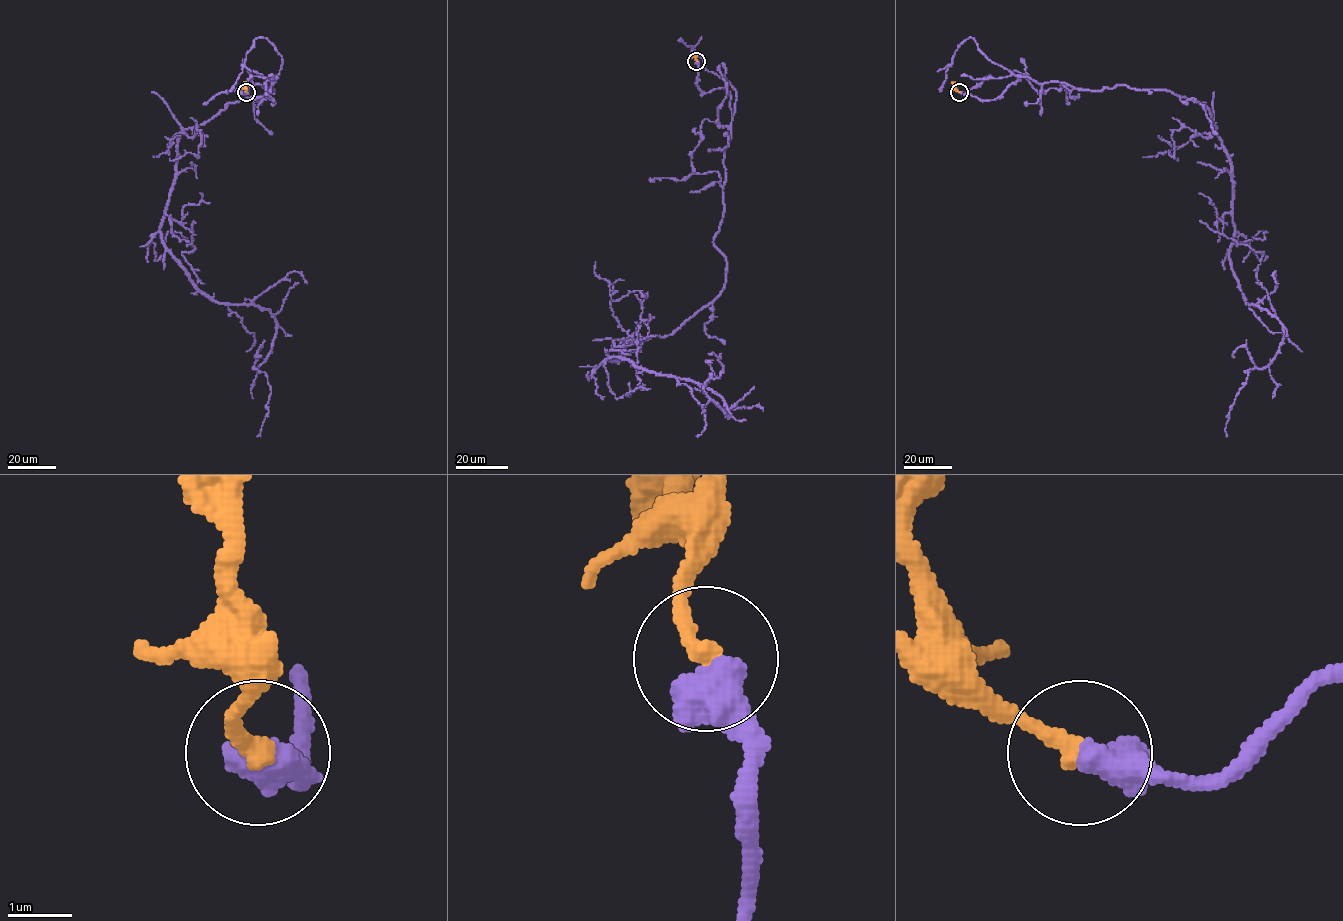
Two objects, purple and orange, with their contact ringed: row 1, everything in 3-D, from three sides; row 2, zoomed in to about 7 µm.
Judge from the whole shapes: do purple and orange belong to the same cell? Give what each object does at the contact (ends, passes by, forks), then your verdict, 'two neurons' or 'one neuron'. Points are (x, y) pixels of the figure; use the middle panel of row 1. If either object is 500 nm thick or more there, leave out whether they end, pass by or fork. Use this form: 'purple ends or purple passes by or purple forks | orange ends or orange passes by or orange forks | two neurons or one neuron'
one neuron

